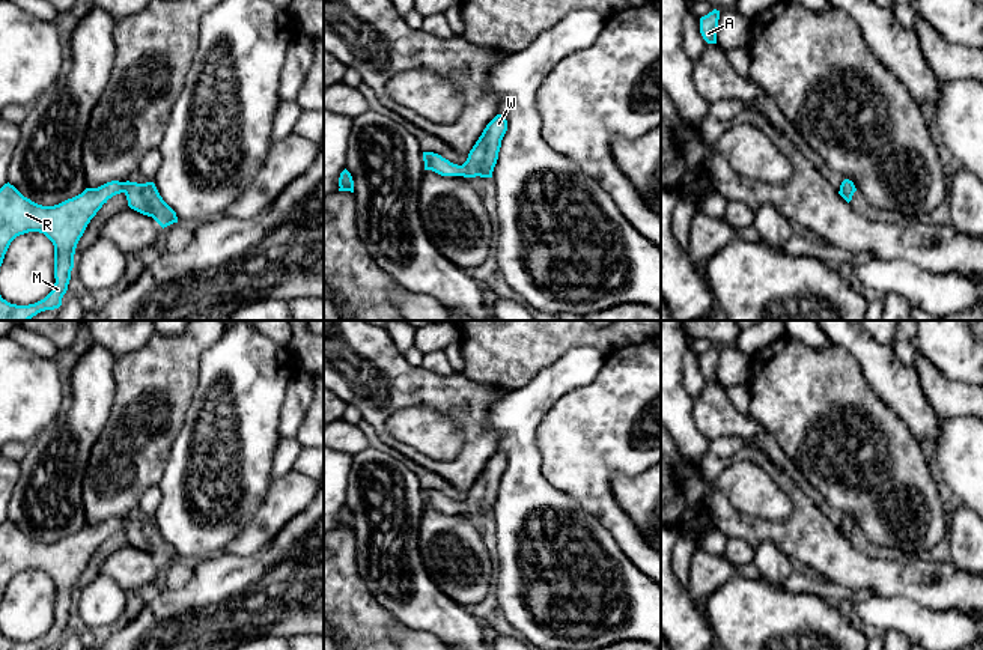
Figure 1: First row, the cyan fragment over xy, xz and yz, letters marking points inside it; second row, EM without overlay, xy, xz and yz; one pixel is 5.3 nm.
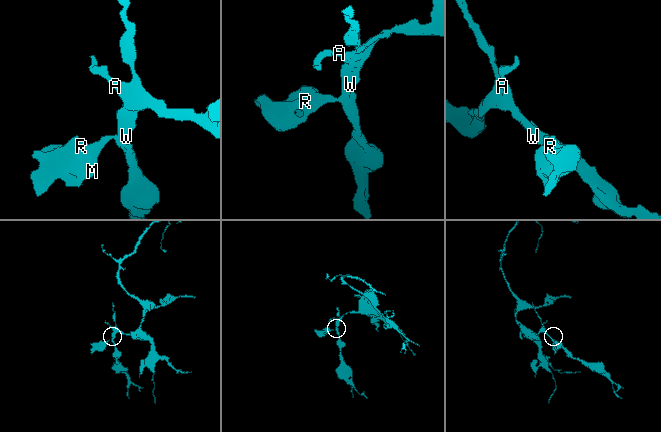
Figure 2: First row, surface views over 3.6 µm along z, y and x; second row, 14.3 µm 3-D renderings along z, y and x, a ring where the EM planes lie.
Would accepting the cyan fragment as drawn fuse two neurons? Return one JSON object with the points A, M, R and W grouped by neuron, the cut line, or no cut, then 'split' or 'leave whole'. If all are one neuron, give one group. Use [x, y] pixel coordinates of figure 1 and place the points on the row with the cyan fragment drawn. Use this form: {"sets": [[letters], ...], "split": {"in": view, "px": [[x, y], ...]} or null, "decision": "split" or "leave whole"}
{"sets": [["A", "M", "R", "W"]], "split": null, "decision": "leave whole"}

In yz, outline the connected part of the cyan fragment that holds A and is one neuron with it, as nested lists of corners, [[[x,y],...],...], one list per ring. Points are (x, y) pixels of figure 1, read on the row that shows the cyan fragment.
[[[714,9],[700,18],[700,33],[708,44],[717,44],[720,11]]]

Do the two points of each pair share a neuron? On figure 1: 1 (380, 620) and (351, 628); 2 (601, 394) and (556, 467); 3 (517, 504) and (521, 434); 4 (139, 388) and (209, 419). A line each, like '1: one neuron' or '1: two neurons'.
1: one neuron
2: one neuron
3: one neuron
4: two neurons

